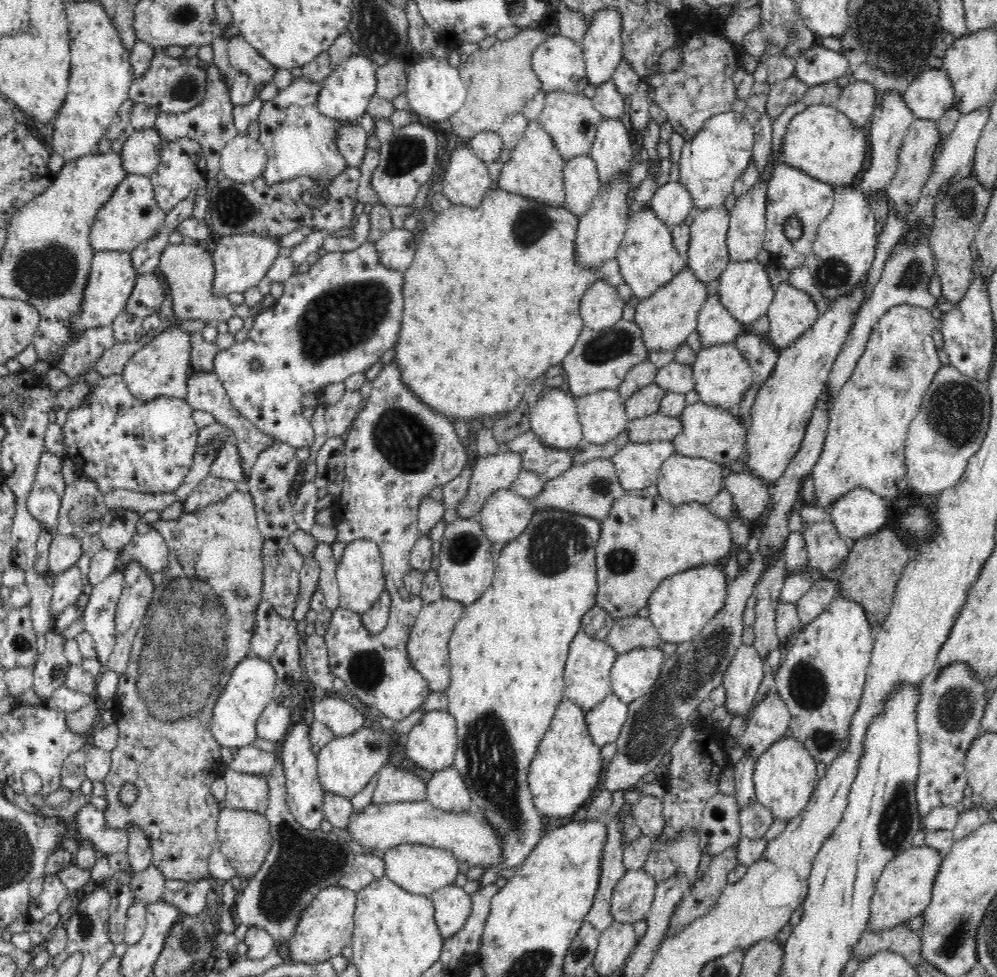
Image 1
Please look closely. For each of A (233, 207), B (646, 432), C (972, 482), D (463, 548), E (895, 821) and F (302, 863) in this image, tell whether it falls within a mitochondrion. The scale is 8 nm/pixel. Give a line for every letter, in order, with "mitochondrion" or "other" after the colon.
A: mitochondrion
B: other
C: other
D: mitochondrion
E: mitochondrion
F: mitochondrion

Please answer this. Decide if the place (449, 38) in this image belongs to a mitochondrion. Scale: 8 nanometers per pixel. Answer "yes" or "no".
no

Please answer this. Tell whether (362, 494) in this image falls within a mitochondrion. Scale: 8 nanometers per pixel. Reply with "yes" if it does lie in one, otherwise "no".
no

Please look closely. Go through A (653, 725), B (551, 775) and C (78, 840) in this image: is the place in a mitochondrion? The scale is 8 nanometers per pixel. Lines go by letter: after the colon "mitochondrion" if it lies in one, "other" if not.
A: mitochondrion
B: other
C: other

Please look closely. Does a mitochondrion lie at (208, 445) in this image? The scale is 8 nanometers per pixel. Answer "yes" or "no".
yes

